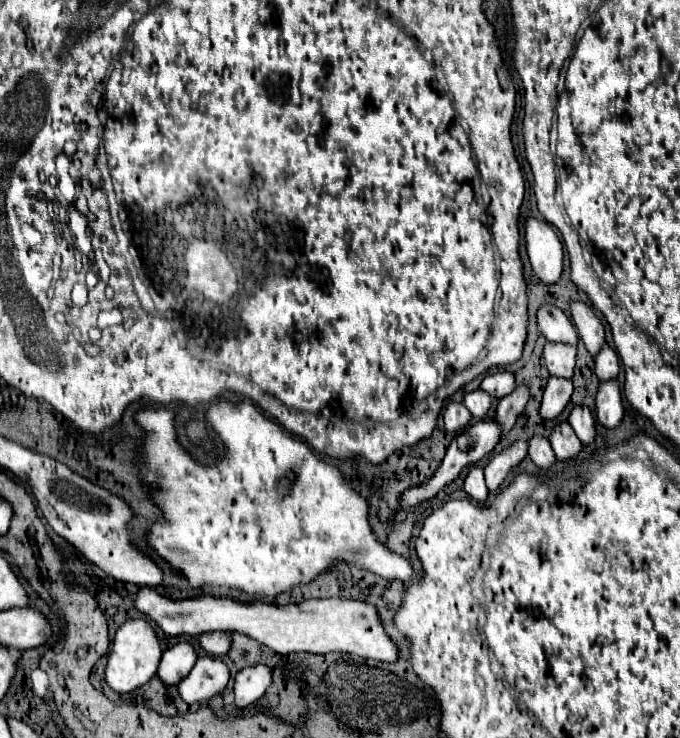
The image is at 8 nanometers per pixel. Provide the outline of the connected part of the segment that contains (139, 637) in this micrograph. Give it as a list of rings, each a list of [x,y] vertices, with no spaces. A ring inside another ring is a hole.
[[[132,618],[124,622],[114,636],[112,650],[110,650],[108,664],[106,664],[106,682],[116,692],[122,692],[122,694],[132,692],[138,686],[146,684],[158,672],[160,658],[162,658],[162,648],[160,648],[160,642],[158,642],[158,636],[152,624],[142,618]]]

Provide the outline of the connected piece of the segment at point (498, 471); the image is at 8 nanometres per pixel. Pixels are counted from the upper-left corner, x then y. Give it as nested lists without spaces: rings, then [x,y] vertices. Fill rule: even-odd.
[[[518,440],[512,446],[508,446],[506,450],[502,450],[500,454],[492,456],[490,462],[484,466],[488,490],[496,492],[502,486],[502,482],[506,480],[506,476],[512,472],[512,468],[516,468],[526,456],[528,456],[528,442],[524,442],[524,440]]]

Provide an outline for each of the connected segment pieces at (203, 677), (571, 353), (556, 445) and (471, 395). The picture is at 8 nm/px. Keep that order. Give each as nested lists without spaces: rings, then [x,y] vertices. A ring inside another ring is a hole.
[[[200,656],[186,678],[178,684],[180,696],[186,704],[204,702],[220,694],[230,680],[228,666],[212,656]]]
[[[546,344],[544,346],[544,360],[548,366],[550,376],[564,376],[572,378],[576,366],[576,348],[568,344]]]
[[[566,422],[554,426],[554,430],[550,434],[550,444],[552,444],[552,450],[554,450],[554,454],[556,454],[556,458],[560,462],[576,458],[578,452],[582,450],[580,440],[576,438],[574,430],[570,428],[570,424],[566,424]]]
[[[478,388],[478,390],[468,392],[468,394],[464,396],[464,404],[466,404],[466,408],[472,412],[472,416],[474,416],[474,418],[482,420],[482,418],[486,416],[486,412],[490,410],[492,396],[490,396],[490,394],[486,394],[486,392],[482,392],[482,390]]]

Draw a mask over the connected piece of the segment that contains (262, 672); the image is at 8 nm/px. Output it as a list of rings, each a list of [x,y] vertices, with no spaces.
[[[254,664],[250,668],[240,670],[234,684],[236,706],[238,708],[250,706],[266,692],[270,684],[272,684],[272,672],[270,668],[266,668],[266,664]]]

